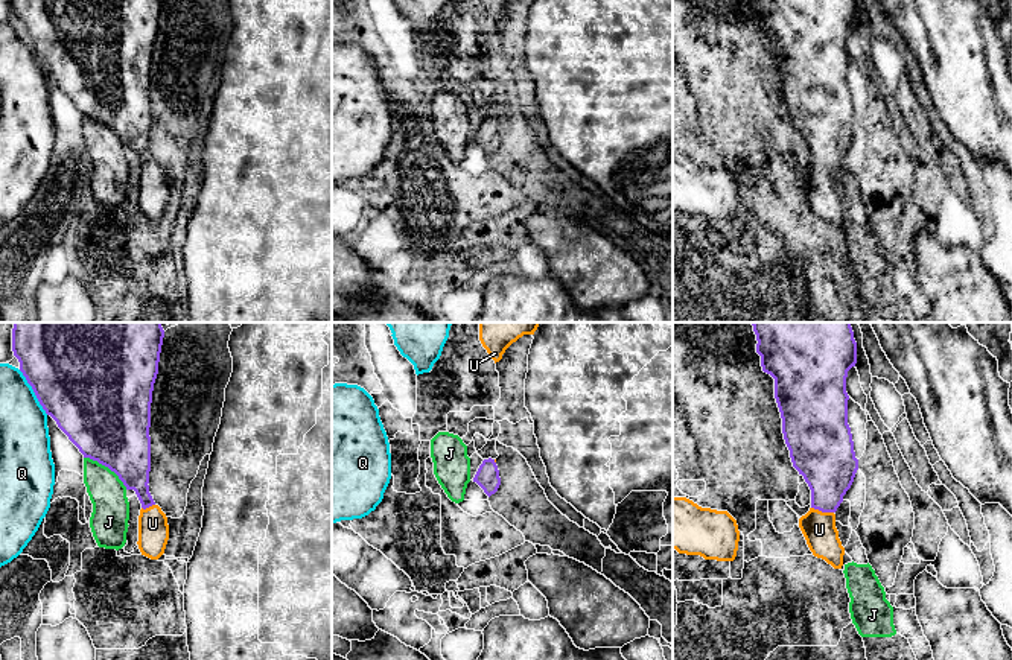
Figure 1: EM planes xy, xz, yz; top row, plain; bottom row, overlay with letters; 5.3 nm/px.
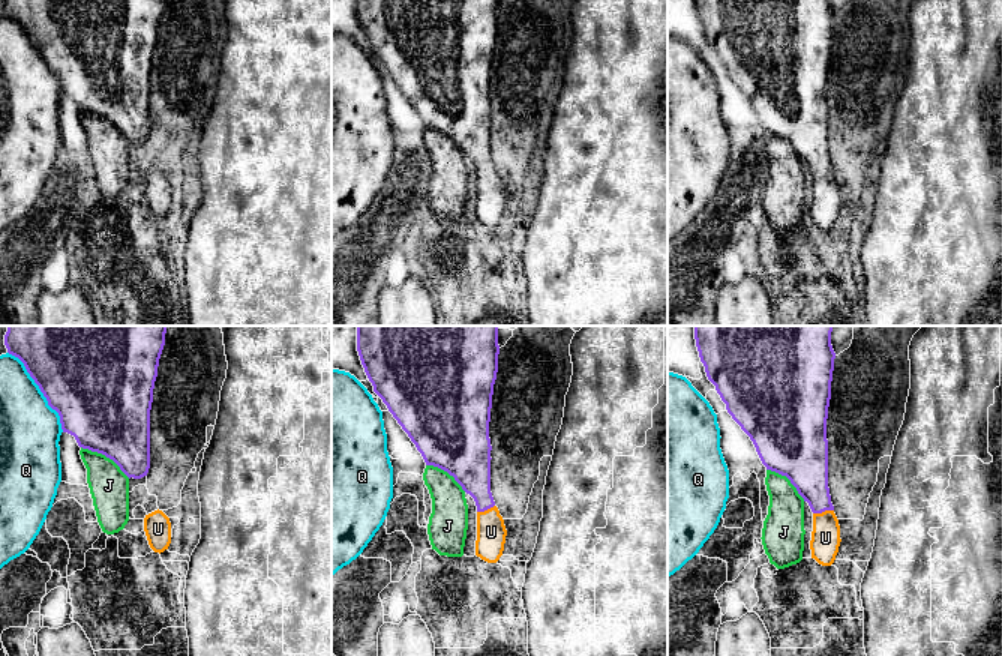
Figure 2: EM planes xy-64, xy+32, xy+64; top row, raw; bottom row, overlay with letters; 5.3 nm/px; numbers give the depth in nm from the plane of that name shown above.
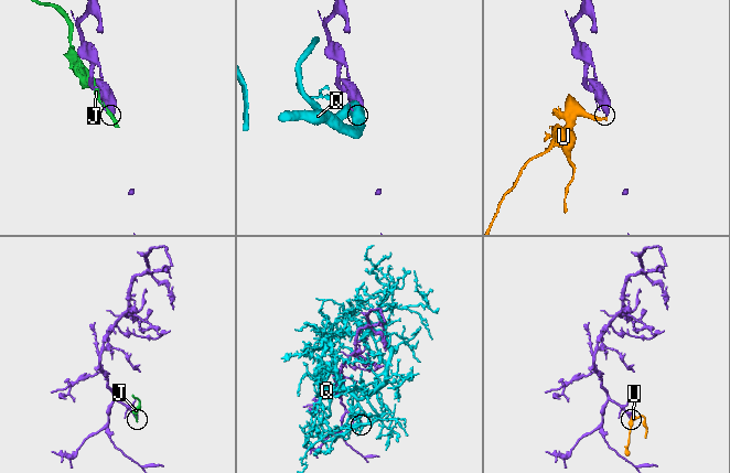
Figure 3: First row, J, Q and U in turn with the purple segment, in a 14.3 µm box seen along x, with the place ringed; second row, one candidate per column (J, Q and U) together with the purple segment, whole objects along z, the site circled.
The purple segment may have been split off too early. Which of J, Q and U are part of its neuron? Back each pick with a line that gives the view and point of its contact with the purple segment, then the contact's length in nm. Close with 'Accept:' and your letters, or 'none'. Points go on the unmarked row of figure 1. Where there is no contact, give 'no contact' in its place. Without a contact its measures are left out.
U: meets purple in yz at (822, 171); contact 120 nm long
Accept: U

